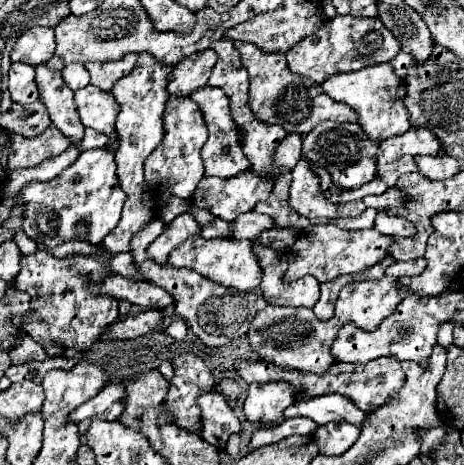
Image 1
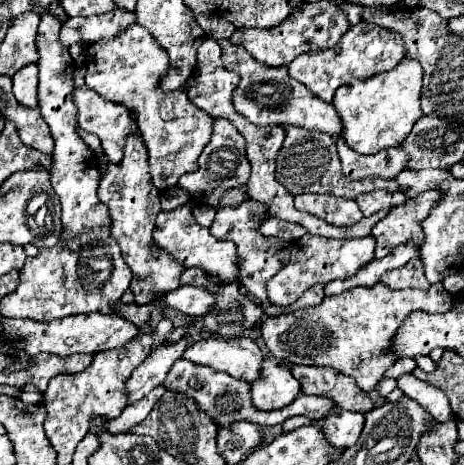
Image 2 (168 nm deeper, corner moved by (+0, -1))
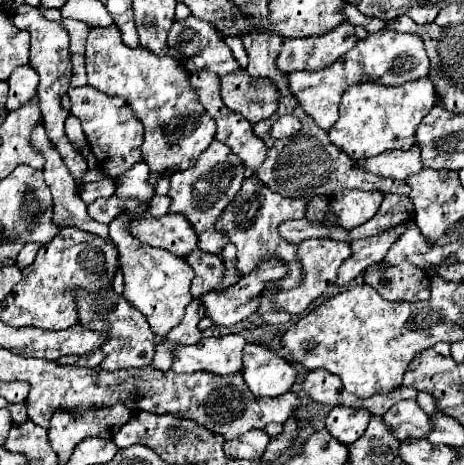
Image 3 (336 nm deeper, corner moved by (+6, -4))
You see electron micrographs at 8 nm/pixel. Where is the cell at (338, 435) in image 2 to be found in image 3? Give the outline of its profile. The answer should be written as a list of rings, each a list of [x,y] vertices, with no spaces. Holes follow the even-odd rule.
[[[334,407],[326,415],[326,431],[338,439],[342,445],[352,445],[358,437],[364,435],[364,429],[370,421],[370,413],[366,409],[348,409]]]

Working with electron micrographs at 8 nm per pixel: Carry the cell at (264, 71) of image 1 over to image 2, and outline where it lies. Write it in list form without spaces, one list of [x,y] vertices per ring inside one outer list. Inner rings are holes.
[[[218,40],[218,44],[222,48],[222,66],[226,66],[226,70],[234,70],[240,76],[240,82],[232,98],[234,108],[242,116],[246,116],[252,124],[256,126],[292,124],[292,126],[302,126],[306,130],[320,130],[330,136],[340,134],[342,124],[338,120],[334,106],[324,100],[318,100],[314,94],[310,94],[310,90],[304,84],[290,78],[286,66],[272,68],[272,66],[260,64],[248,54],[248,50],[242,50],[242,46],[234,46],[228,40]]]

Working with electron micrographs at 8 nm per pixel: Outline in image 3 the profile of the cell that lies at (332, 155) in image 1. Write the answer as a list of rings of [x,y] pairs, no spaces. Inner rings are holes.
[[[416,145],[408,151],[386,151],[380,153],[376,157],[366,157],[356,161],[356,167],[380,175],[380,177],[388,177],[394,181],[406,179],[412,173],[418,173],[422,169],[422,161],[420,161],[420,149],[416,149]]]

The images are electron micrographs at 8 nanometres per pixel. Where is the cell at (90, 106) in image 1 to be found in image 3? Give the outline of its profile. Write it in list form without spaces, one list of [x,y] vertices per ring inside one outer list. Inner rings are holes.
[[[90,85],[70,87],[68,97],[70,97],[70,113],[80,119],[82,129],[88,137],[88,143],[98,159],[98,167],[108,177],[114,179],[124,171],[128,171],[128,167],[132,167],[134,163],[142,161],[140,145],[144,139],[144,127],[140,125],[140,121],[136,121],[136,117],[132,117],[132,111],[128,109],[128,105],[124,105],[116,97],[108,97],[106,93],[100,93]]]

